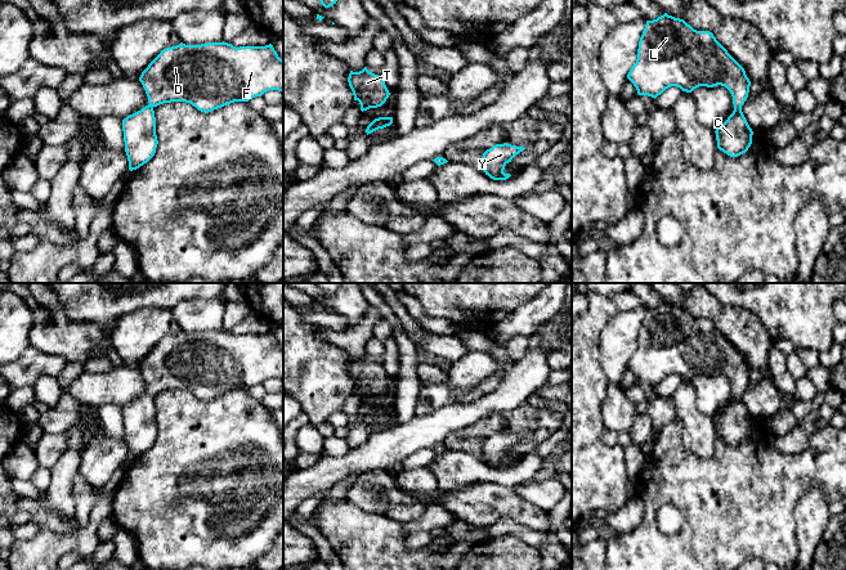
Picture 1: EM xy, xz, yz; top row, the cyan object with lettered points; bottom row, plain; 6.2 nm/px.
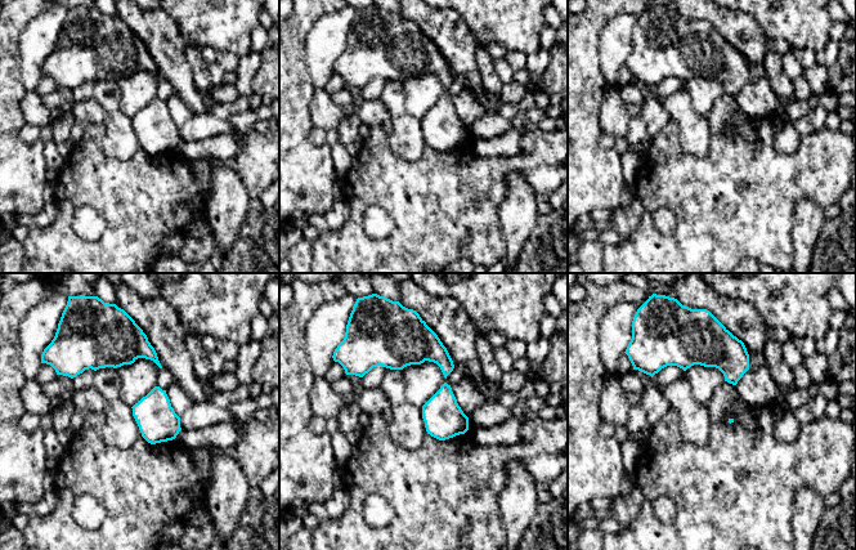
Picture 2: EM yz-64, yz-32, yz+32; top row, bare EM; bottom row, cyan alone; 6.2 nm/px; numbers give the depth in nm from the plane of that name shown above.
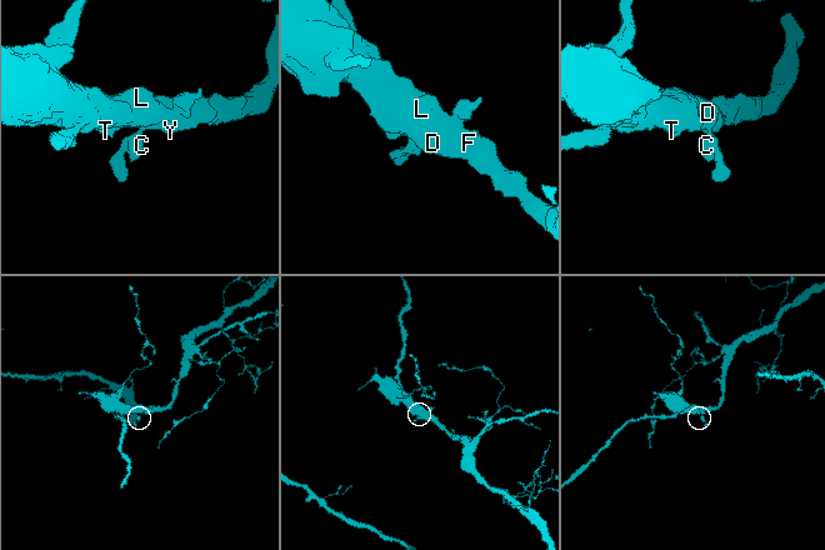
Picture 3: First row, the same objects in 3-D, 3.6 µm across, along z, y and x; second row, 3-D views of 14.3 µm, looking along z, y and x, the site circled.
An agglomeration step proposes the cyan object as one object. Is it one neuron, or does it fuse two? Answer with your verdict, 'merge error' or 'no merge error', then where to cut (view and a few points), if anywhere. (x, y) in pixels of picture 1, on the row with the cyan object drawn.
no merge error; no cut

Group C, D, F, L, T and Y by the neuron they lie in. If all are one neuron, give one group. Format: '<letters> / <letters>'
C D F L T Y

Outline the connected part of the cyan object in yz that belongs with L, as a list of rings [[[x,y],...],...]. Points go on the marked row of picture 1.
[[[667,13],[646,21],[637,59],[627,78],[639,95],[654,99],[671,86],[686,93],[699,86],[725,86],[733,97],[734,111],[715,131],[717,148],[738,157],[751,147],[753,131],[742,112],[751,81],[712,32],[697,31]]]

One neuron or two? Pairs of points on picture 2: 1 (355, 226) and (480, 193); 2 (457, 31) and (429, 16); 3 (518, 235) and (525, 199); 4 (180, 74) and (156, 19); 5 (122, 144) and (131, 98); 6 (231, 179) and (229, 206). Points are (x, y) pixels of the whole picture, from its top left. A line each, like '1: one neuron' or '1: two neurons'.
1: one neuron
2: one neuron
3: one neuron
4: one neuron
5: two neurons
6: one neuron

